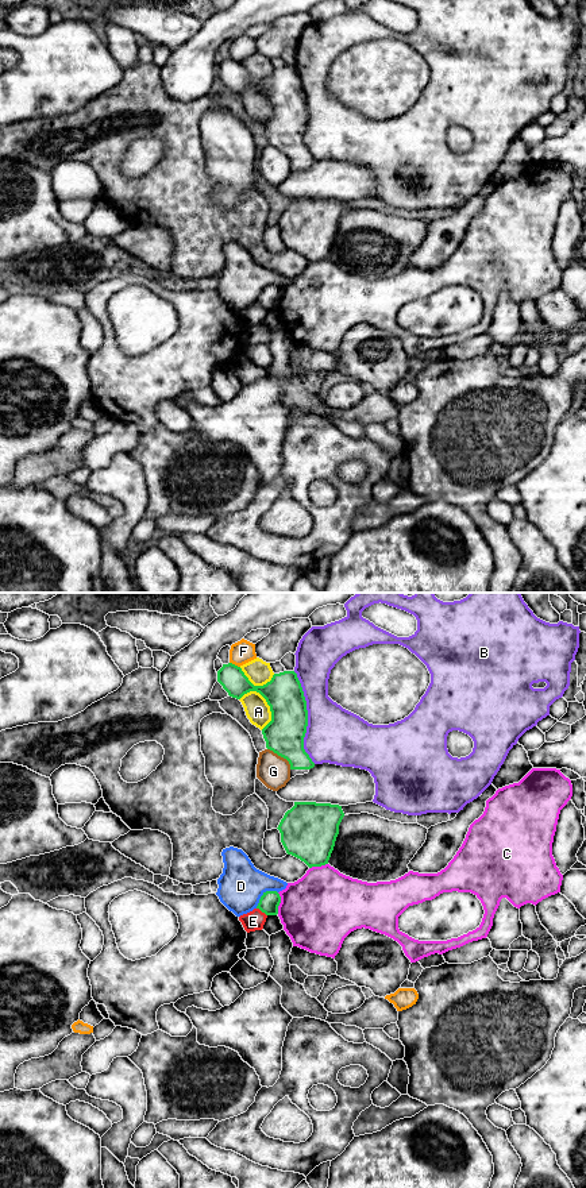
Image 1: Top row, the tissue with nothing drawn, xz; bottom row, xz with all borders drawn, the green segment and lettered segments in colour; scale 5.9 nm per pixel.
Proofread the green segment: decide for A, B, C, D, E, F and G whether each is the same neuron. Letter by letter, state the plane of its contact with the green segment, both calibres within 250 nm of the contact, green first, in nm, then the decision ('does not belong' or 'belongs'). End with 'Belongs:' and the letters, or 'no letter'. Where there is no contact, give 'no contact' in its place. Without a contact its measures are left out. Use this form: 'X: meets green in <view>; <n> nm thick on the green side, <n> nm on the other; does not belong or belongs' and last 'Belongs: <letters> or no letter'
A: meets green in xz; 240 nm thick on the green side, 140 nm on the other; does not belong
B: meets green in xz; 240 nm thick on the green side, 340 nm on the other; does not belong
C: meets green in xz; 120 nm thick on the green side, 440 nm on the other; does not belong
D: meets green in xz; 120 nm thick on the green side, 280 nm on the other; does not belong
E: meets green in xz; 120 nm thick on the green side, 120 nm on the other; does not belong
F: meets green in xz; 150 nm thick on the green side, 140 nm on the other; does not belong
G: meets green in xz; 240 nm thick on the green side, 190 nm on the other; does not belong
Belongs: no letter

